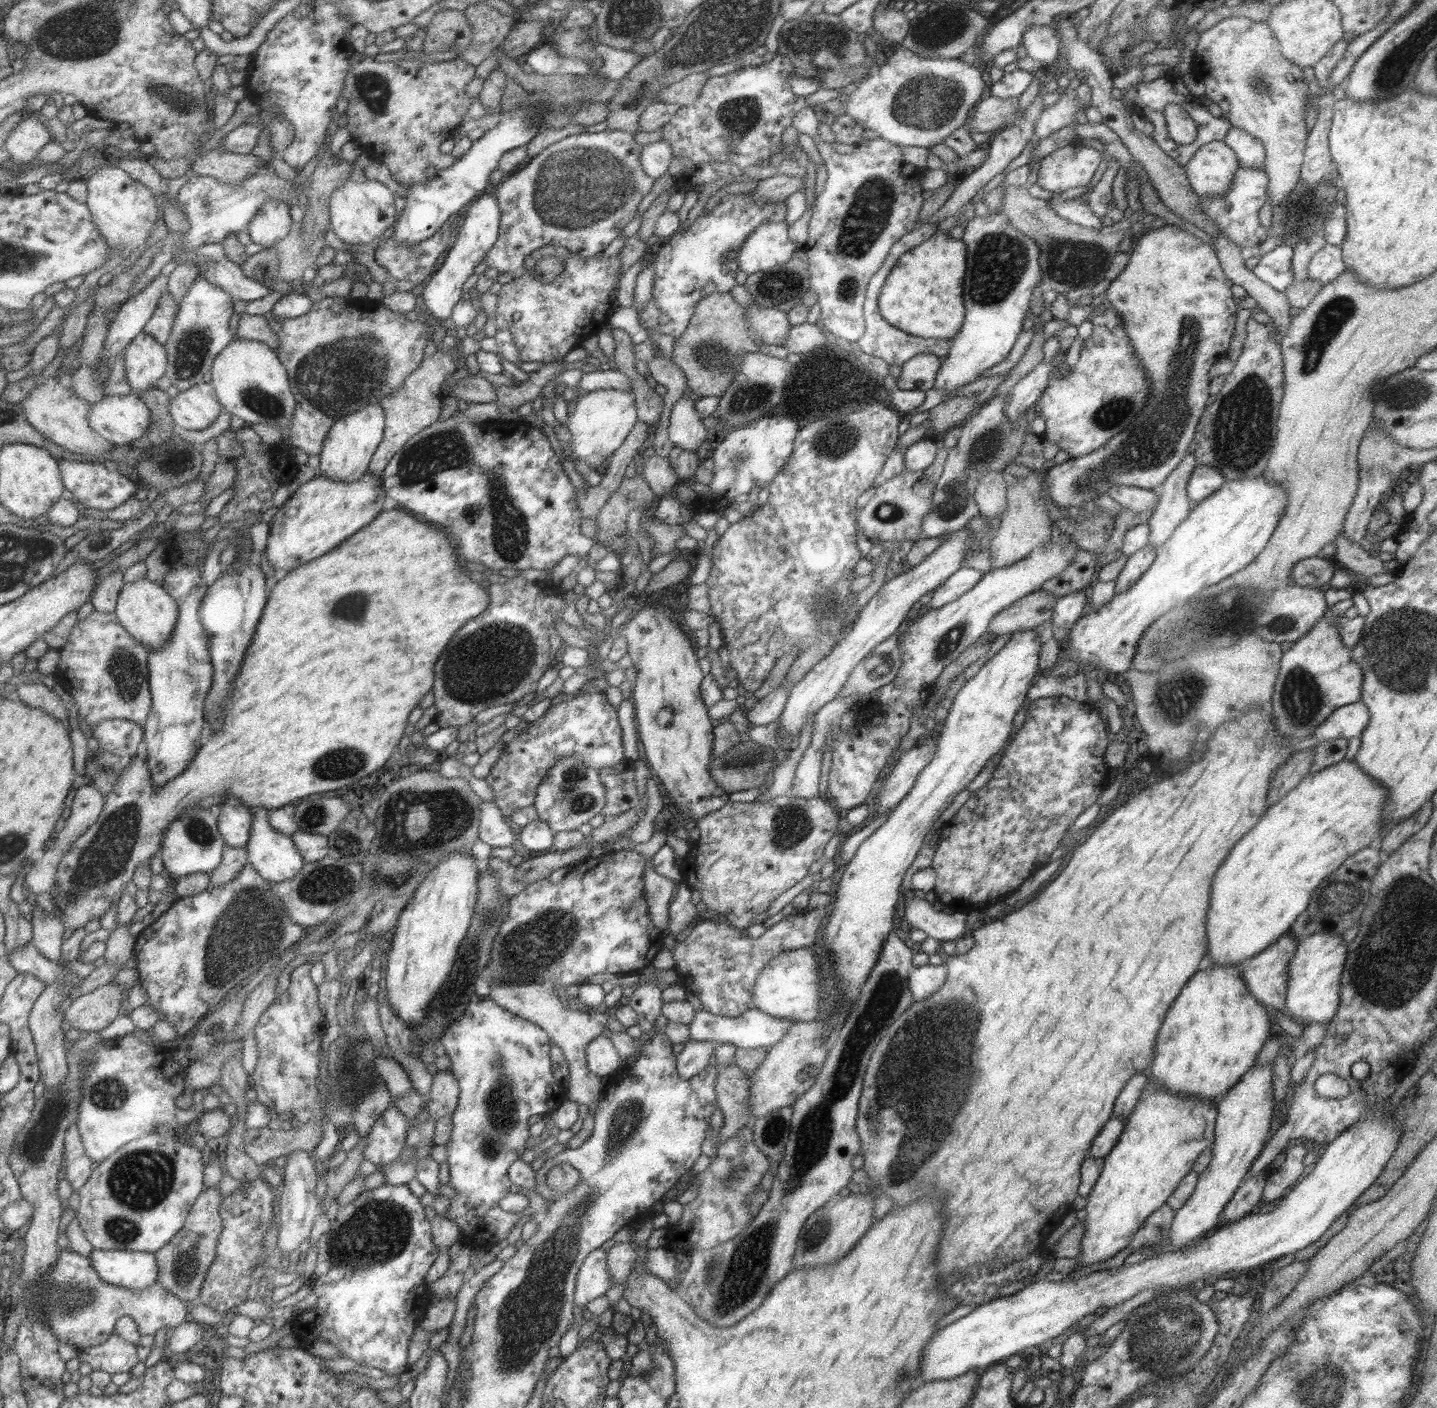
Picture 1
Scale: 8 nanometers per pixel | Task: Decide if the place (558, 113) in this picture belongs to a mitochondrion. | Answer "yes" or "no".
yes

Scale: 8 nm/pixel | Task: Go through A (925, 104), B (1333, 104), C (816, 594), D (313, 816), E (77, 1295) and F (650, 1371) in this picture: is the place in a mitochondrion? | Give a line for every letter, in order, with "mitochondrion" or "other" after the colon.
A: mitochondrion
B: other
C: mitochondrion
D: mitochondrion
E: mitochondrion
F: mitochondrion

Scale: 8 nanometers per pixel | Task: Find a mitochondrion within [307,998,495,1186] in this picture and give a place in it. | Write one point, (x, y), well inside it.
(355, 1091)

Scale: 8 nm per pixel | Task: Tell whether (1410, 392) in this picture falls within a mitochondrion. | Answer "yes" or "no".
yes

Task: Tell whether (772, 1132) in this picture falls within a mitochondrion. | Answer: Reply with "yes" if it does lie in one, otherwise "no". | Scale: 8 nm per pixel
yes

